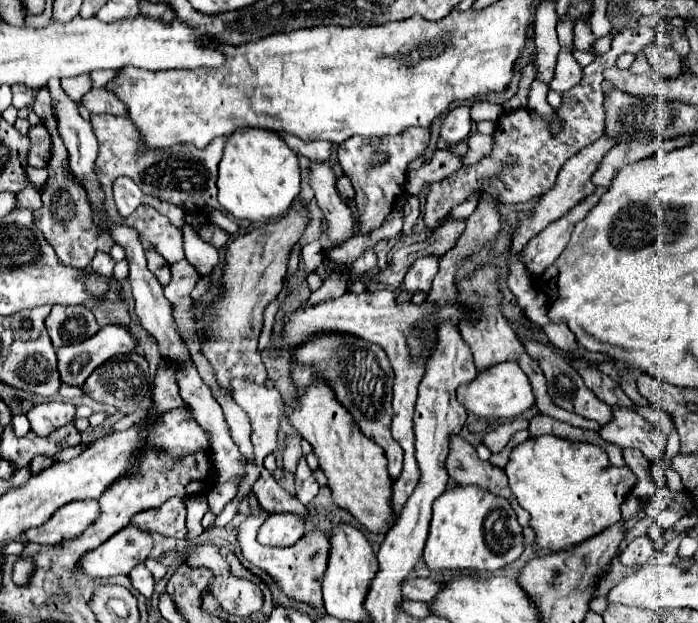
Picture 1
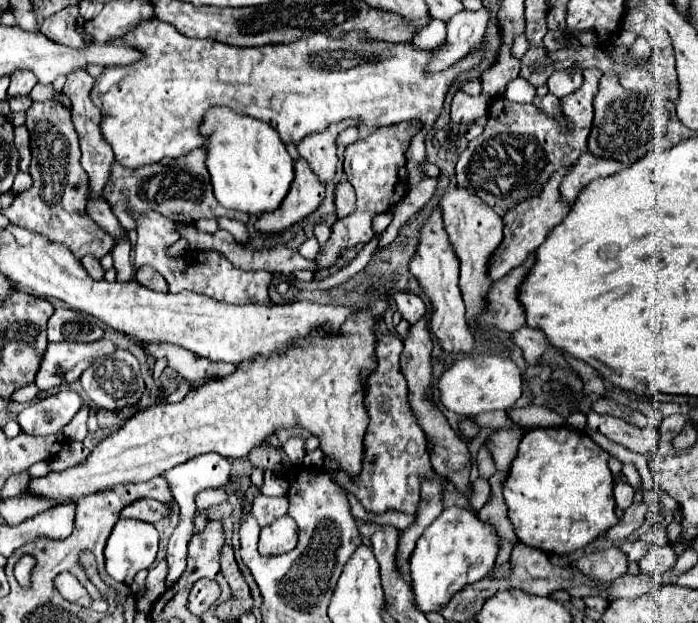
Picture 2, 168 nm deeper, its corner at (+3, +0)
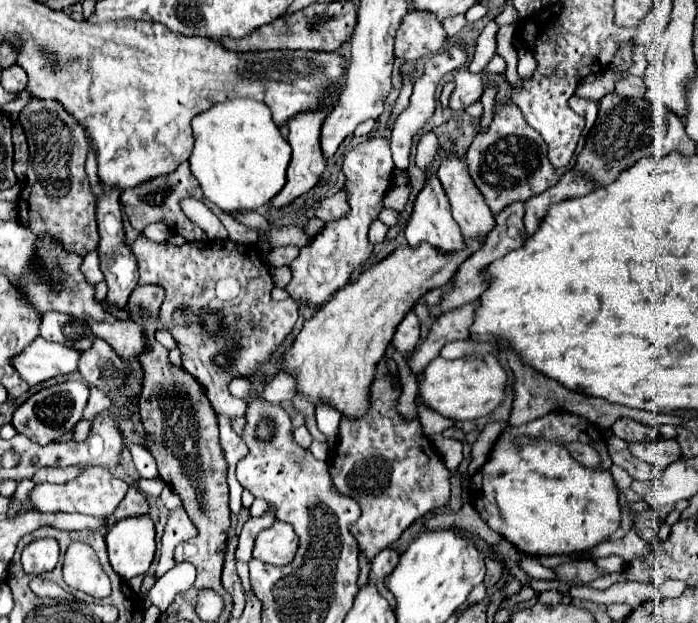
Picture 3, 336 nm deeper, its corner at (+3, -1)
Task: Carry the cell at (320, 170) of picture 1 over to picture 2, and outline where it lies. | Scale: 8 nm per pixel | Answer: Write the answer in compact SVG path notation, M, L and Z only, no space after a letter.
M337 123L317 135L307 135L297 145L299 157L307 161L307 165L323 185L327 185L335 177L335 165L337 165L335 137L339 131L343 131L349 125L355 125L355 123Z

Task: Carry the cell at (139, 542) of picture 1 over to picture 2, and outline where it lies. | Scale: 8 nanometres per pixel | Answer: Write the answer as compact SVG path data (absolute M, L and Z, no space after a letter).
M121 517L103 551L107 573L115 581L131 585L133 577L155 561L157 543L159 535L151 523Z

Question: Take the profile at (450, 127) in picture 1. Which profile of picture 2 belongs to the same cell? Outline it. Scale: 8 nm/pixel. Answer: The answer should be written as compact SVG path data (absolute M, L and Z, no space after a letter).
M457 91L451 103L451 121L453 123L475 123L479 117L487 115L491 97L481 93L477 97L471 97L463 91Z

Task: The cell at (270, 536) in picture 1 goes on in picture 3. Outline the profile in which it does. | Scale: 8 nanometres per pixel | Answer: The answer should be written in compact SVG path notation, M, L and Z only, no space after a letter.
M275 522L271 528L265 528L253 546L253 558L263 564L287 566L297 554L297 534L285 522Z

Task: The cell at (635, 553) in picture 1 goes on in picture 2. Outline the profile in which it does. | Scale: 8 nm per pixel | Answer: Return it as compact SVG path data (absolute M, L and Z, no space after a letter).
M611 547L599 553L591 553L581 557L573 563L581 573L599 579L599 581L613 581L627 573L627 555L619 547Z

